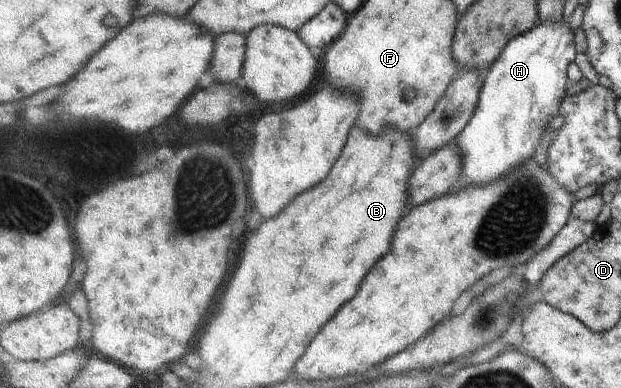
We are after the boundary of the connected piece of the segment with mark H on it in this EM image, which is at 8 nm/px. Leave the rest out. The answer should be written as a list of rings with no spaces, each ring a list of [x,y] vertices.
[[[567,18],[557,22],[545,21],[536,25],[533,30],[516,36],[505,47],[504,54],[483,75],[480,99],[471,117],[470,123],[463,132],[453,140],[462,150],[462,175],[467,184],[488,185],[503,179],[511,171],[521,166],[521,163],[535,156],[535,148],[539,146],[541,136],[549,122],[557,116],[560,104],[565,94],[565,70],[569,62],[573,62],[573,34],[567,28]]]

